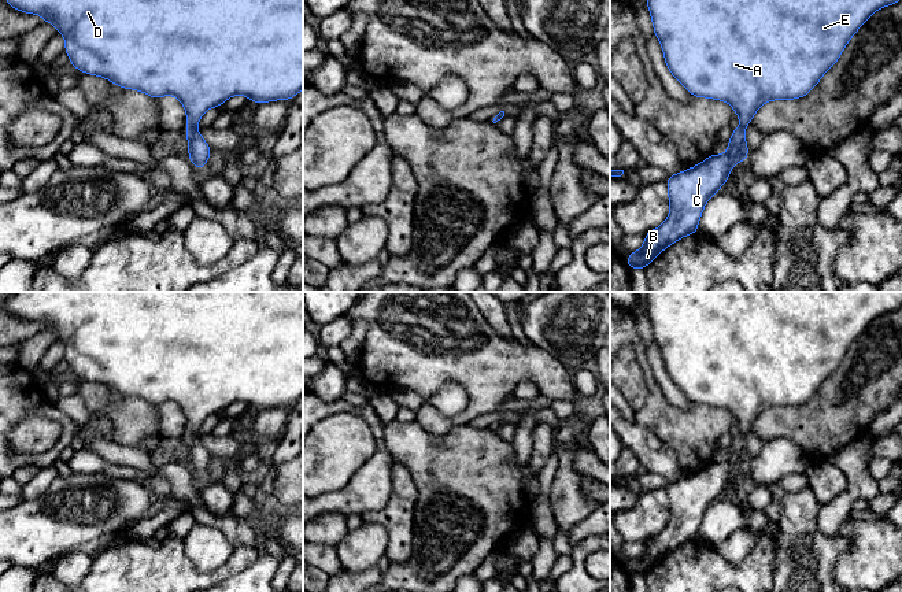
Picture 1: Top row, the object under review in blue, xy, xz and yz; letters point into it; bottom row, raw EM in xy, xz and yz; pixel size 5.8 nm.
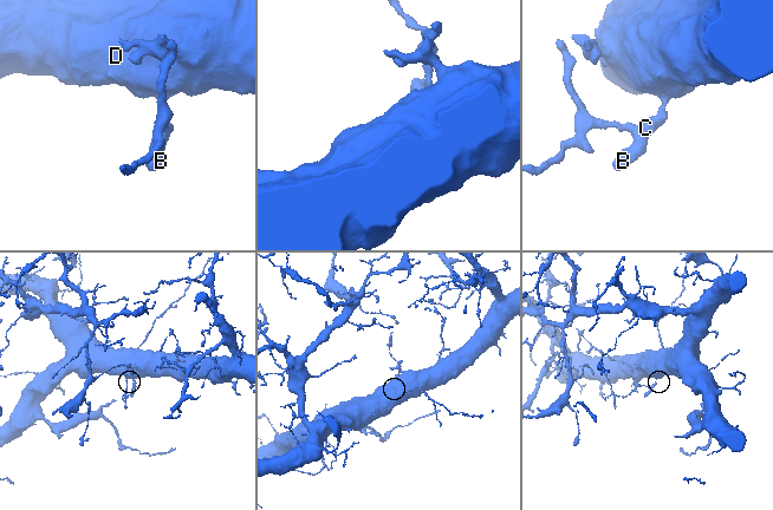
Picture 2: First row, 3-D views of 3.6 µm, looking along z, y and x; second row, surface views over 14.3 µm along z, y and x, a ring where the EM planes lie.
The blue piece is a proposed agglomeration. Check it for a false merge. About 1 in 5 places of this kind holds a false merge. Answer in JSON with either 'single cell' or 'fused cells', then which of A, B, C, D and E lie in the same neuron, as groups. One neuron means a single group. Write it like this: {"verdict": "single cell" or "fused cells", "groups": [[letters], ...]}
{"verdict": "single cell", "groups": [["A", "B", "C", "D", "E"]]}

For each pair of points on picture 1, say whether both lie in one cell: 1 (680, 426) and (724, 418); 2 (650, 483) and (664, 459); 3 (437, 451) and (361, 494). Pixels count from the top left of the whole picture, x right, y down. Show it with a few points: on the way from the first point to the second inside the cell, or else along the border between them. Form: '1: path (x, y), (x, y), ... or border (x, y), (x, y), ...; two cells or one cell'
1: path (691, 426), (713, 422); one cell
2: border (647, 472), (665, 476), (672, 481); two cells
3: border (385, 428), (385, 448), (394, 459); two cells

